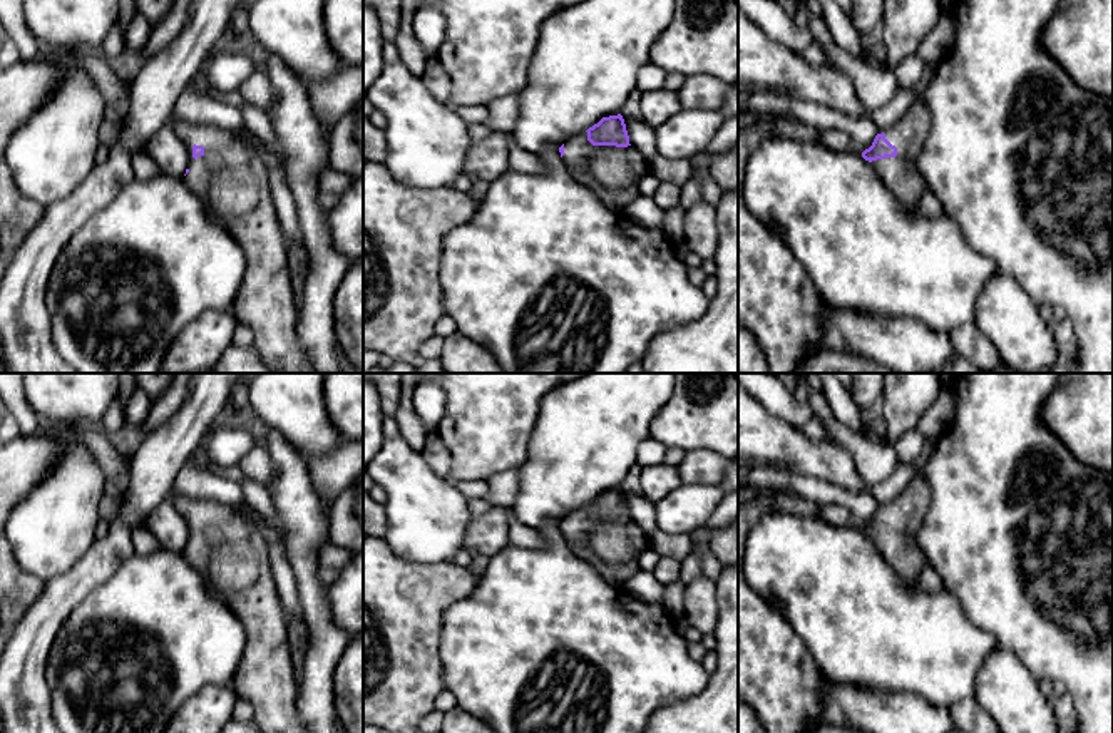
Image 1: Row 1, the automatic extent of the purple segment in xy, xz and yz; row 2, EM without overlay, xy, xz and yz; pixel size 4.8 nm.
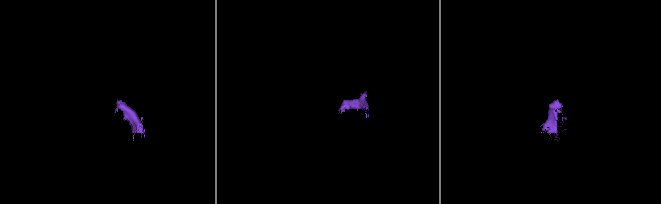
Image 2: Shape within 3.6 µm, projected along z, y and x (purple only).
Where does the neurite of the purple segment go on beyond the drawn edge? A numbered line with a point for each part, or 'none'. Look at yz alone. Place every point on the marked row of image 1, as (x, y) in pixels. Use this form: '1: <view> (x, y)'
1: yz (899, 174)

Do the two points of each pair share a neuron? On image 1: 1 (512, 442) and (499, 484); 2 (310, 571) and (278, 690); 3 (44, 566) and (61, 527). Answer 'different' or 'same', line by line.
1: different
2: different
3: same

